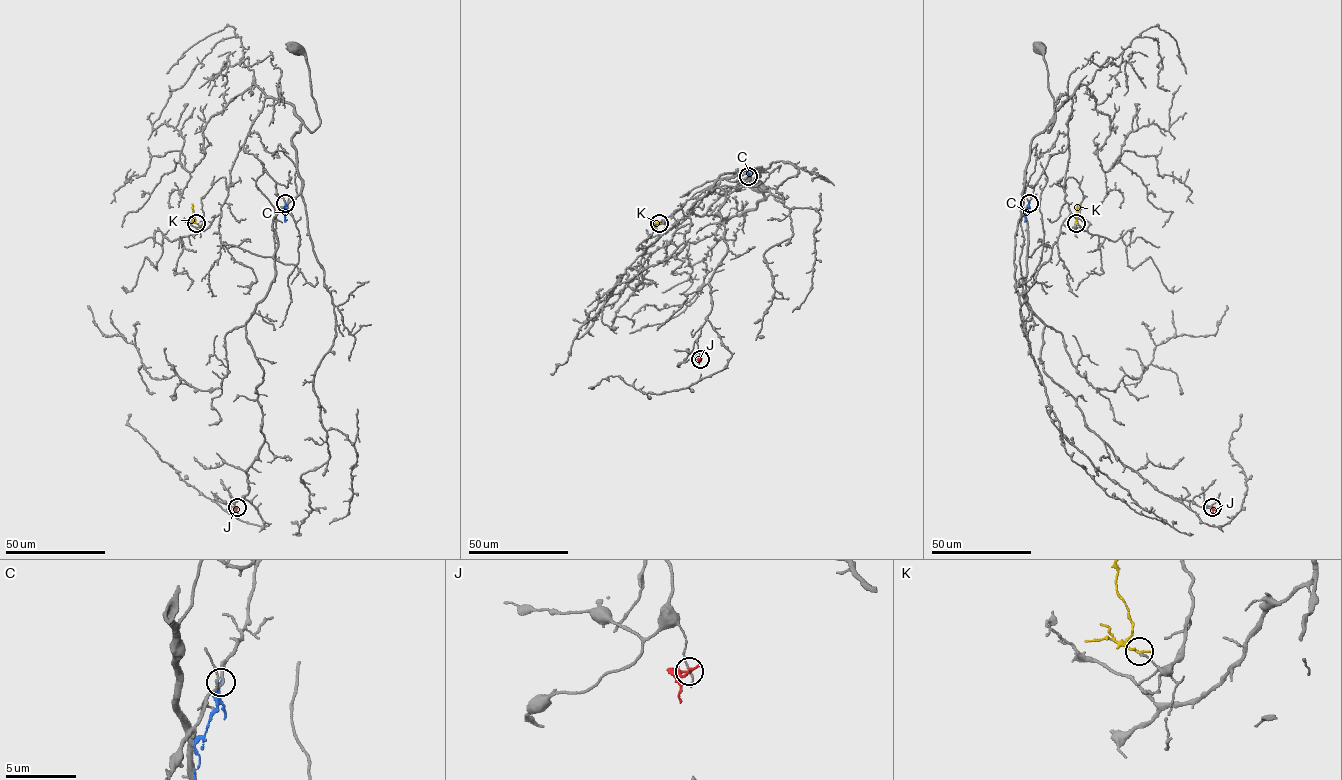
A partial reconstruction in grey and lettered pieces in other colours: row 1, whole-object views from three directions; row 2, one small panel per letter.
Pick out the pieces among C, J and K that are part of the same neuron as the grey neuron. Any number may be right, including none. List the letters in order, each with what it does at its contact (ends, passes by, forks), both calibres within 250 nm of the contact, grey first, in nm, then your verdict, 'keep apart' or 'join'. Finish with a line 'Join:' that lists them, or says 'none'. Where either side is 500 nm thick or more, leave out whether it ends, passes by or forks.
C: it ends | 200/280 nm | keep apart
J: it passes by | 140/160 nm | keep apart
K: it ends | 170/200 nm | keep apart
Join: none

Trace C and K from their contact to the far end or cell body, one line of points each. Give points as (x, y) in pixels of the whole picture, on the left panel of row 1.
C: (285, 203), (286, 219)
K: (196, 223), (192, 204)

